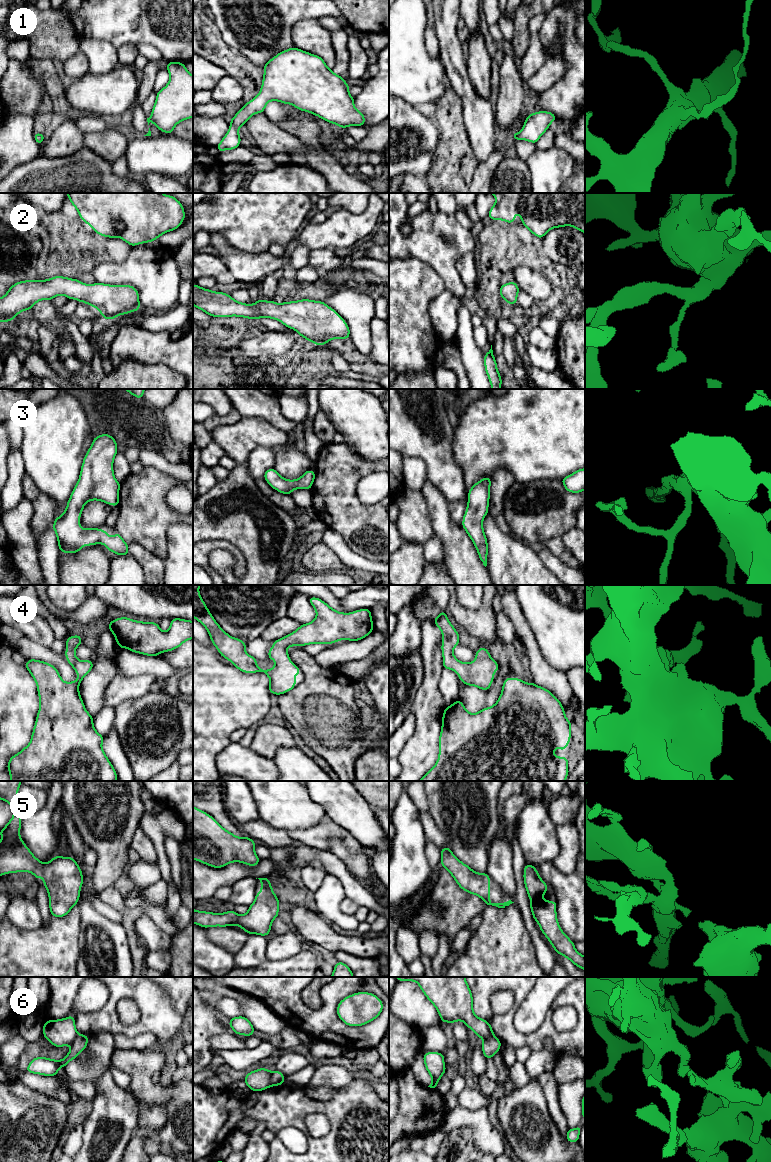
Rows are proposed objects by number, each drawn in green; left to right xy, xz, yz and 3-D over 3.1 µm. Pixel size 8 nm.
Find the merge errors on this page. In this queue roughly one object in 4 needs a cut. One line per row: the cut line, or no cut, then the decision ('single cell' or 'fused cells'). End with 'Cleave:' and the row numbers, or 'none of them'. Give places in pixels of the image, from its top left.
1: no cut | single cell
2: no cut | single cell
3: no cut | single cell
4: no cut | single cell
5: no cut | single cell
6: xz (272, 1072), (270, 1085) | fused cells
Cleave: 6

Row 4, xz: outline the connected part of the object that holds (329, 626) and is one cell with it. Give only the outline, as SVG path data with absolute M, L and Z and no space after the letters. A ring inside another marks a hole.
M193 585L193 617L207 629L211 642L223 658L244 673L264 672L270 679L271 694L281 695L292 690L296 686L295 675L302 673L286 652L290 646L332 644L339 640L359 641L374 630L370 609L342 613L319 598L309 597L316 618L273 643L268 658L275 661L275 666L266 670L259 668L257 659L245 652L247 642L231 637L219 626L201 598L199 587Z

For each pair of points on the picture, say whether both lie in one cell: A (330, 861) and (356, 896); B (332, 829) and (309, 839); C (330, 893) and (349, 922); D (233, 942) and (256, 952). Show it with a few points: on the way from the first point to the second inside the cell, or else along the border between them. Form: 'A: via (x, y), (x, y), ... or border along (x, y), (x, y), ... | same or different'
A: via (339, 870), (352, 887) | same
B: via (326, 830), (318, 837), (315, 837) | same
C: via (330, 901), (330, 907), (341, 918) | same
D: border along (248, 934), (244, 945), (234, 955) | different

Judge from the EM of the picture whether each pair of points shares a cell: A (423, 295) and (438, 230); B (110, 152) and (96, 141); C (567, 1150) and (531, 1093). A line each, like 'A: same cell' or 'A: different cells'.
A: different cells
B: same cell
C: same cell

